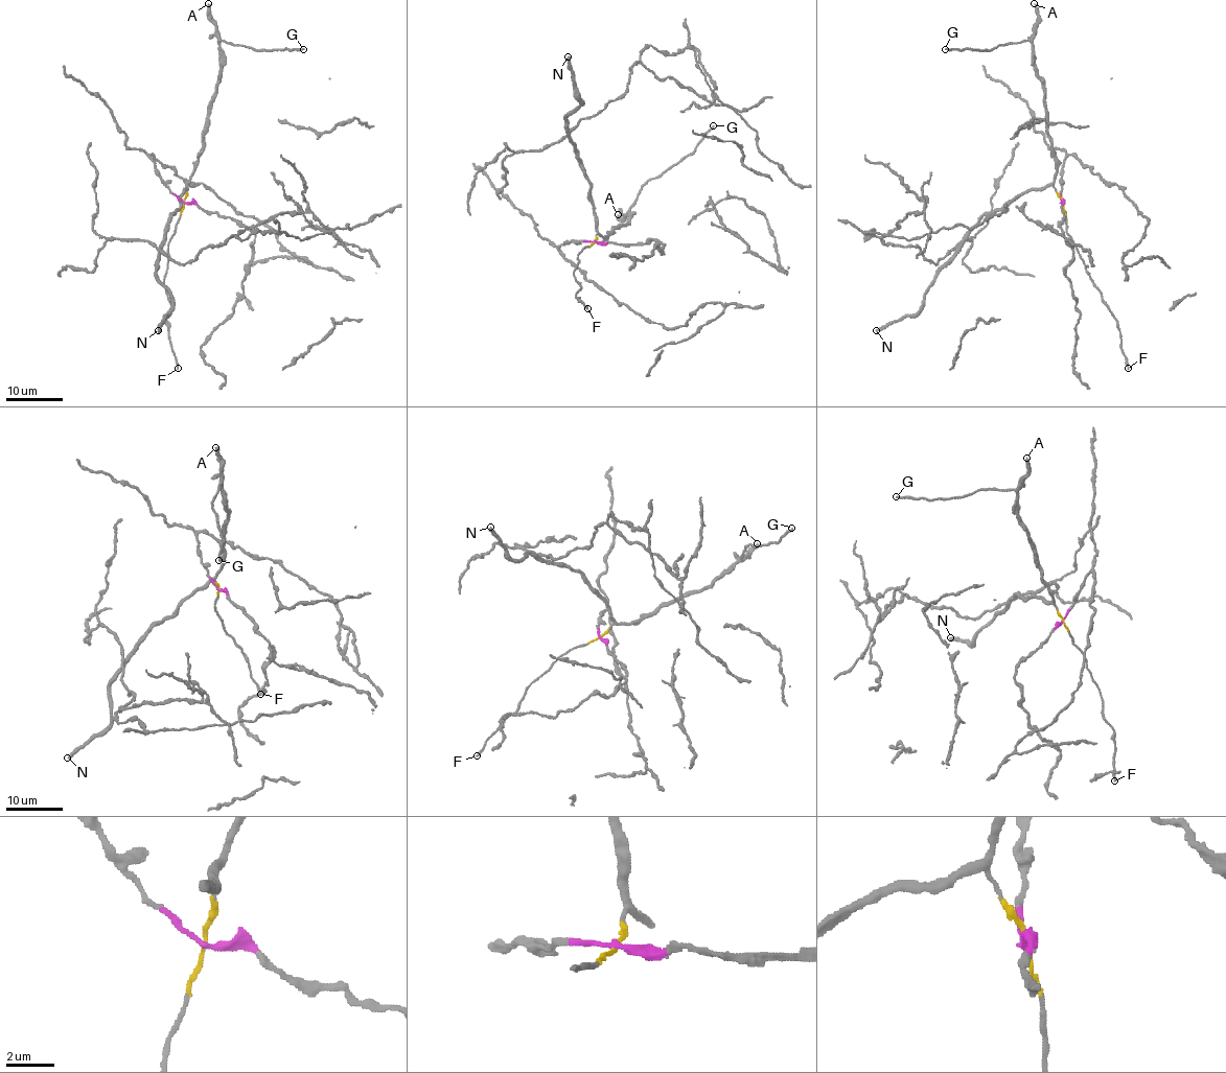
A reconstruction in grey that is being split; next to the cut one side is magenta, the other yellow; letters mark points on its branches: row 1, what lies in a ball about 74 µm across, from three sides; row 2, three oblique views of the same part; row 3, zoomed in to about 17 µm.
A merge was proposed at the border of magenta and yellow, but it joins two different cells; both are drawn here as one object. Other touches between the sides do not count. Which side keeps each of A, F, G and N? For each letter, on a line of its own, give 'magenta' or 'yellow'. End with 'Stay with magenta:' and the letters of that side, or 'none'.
A: yellow
F: yellow
G: yellow
N: yellow
Stay with magenta: none

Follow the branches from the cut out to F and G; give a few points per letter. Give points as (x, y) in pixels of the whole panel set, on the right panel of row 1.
F: (1061, 203), (1066, 233), (1115, 319), (1128, 369)
G: (1061, 203), (1053, 186), (1056, 165), (1043, 79), (1031, 42), (991, 50), (945, 48)

